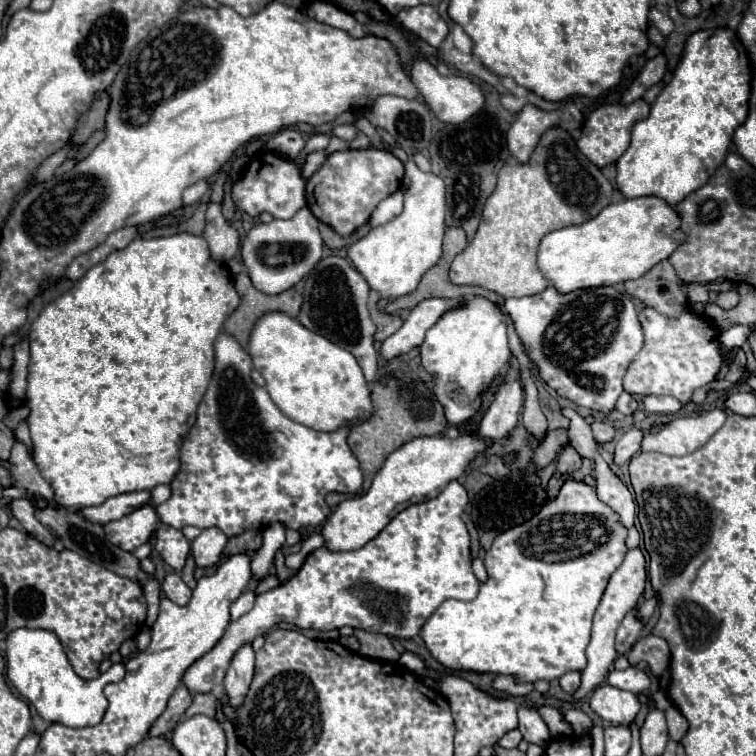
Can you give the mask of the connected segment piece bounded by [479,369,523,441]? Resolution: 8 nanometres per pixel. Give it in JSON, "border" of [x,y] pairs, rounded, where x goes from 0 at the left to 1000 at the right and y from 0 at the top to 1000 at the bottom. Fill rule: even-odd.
{"border":[[[673,488],[660,517],[655,520],[652,533],[647,536],[636,557],[634,573],[652,583],[671,578],[684,562],[689,536],[692,536],[692,509],[687,504],[687,491]]]}

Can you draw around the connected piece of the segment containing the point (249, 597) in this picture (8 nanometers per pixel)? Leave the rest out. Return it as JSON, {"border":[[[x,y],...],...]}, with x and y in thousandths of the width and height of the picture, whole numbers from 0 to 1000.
{"border":[[[324,782],[308,800],[306,800],[306,816],[316,819],[319,813],[324,813],[329,806],[335,806],[337,798],[337,784],[335,782]]]}

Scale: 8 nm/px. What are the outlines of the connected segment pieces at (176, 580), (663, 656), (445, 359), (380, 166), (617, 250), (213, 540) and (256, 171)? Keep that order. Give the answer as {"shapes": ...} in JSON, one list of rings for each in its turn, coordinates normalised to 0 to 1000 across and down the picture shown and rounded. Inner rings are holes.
{"shapes":[[[[224,758],[213,774],[218,790],[224,790],[234,800],[245,800],[253,790],[253,779],[242,771],[242,766],[234,758]]],[[[858,840],[837,853],[835,864],[829,866],[829,874],[835,880],[843,880],[845,874],[856,874],[861,880],[864,894],[873,899],[885,880],[885,853],[880,845]]],[[[620,393],[607,406],[589,411],[565,438],[557,464],[560,485],[573,496],[573,520],[589,541],[597,562],[618,557],[631,544],[634,522],[649,509],[663,485],[673,478],[671,427],[663,409],[642,393]]],[[[459,197],[438,202],[406,237],[406,274],[446,311],[459,313],[485,295],[499,269],[530,247],[533,216],[509,197]]],[[[843,261],[843,263],[824,263],[819,269],[808,269],[800,274],[790,287],[769,295],[753,298],[745,303],[734,303],[716,316],[713,335],[710,335],[710,353],[721,369],[742,388],[755,388],[763,382],[784,382],[784,380],[803,380],[813,374],[824,374],[832,369],[843,369],[853,364],[864,351],[882,343],[896,324],[906,319],[906,308],[896,303],[896,279],[874,266],[872,261]]],[[[287,697],[269,700],[266,708],[253,718],[258,745],[263,750],[284,747],[290,742],[290,734],[292,734],[298,718],[300,718],[300,708],[292,700],[287,700]]],[[[351,202],[348,208],[335,213],[324,234],[308,245],[308,266],[319,279],[329,282],[332,287],[353,279],[366,290],[382,290],[403,274],[403,239],[398,237],[398,229],[388,218],[388,213],[372,210],[364,202]]]]}

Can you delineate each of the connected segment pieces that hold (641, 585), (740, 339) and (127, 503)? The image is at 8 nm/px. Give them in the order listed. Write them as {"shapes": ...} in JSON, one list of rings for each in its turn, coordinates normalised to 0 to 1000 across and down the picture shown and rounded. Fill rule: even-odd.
{"shapes":[[[[835,726],[827,734],[827,742],[816,750],[816,755],[808,761],[806,774],[792,795],[792,803],[784,816],[784,835],[782,835],[782,848],[776,853],[776,882],[769,888],[769,909],[758,917],[758,927],[766,927],[776,922],[782,914],[787,914],[800,893],[806,890],[808,877],[816,872],[816,861],[811,858],[811,843],[816,835],[816,827],[824,821],[824,816],[840,803],[843,792],[851,787],[856,771],[856,753],[853,753],[853,739],[845,726]]],[[[970,430],[964,438],[956,438],[956,440],[954,440],[951,451],[959,454],[959,456],[964,456],[964,462],[967,462],[967,459],[978,459],[978,456],[983,456],[983,454],[988,451],[991,438],[993,438],[993,435],[985,433],[985,430]]],[[[179,649],[179,652],[163,652],[163,655],[152,655],[144,657],[139,665],[126,668],[126,671],[112,671],[107,673],[107,681],[123,692],[144,692],[144,689],[155,689],[171,679],[176,679],[179,673],[189,671],[200,665],[200,652],[197,649]]]]}

